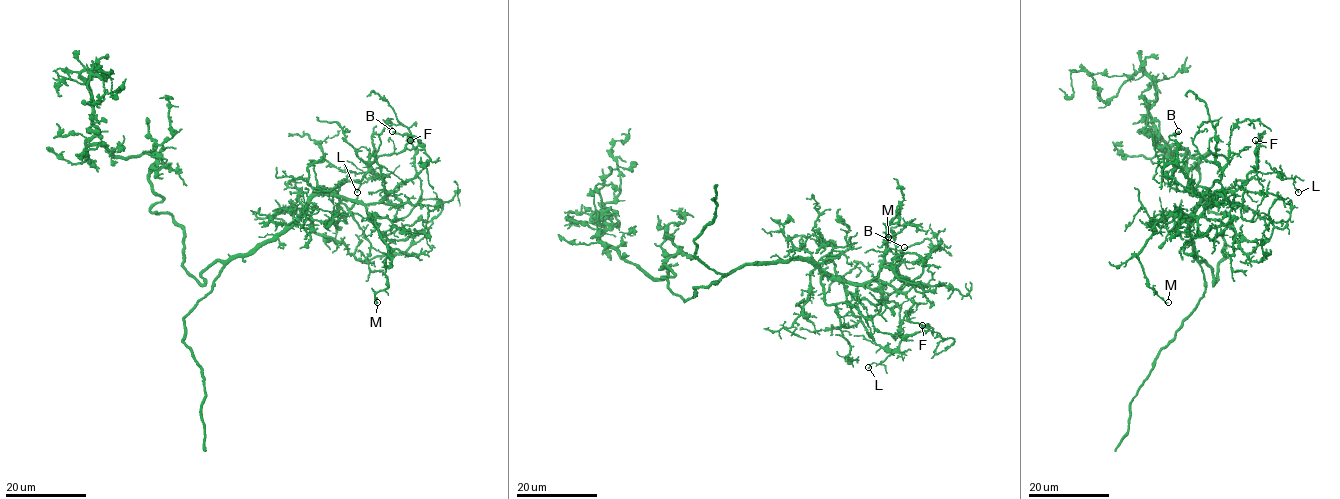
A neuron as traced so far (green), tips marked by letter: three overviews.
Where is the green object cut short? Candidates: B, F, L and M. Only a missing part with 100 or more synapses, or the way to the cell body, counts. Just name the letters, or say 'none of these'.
none of these

